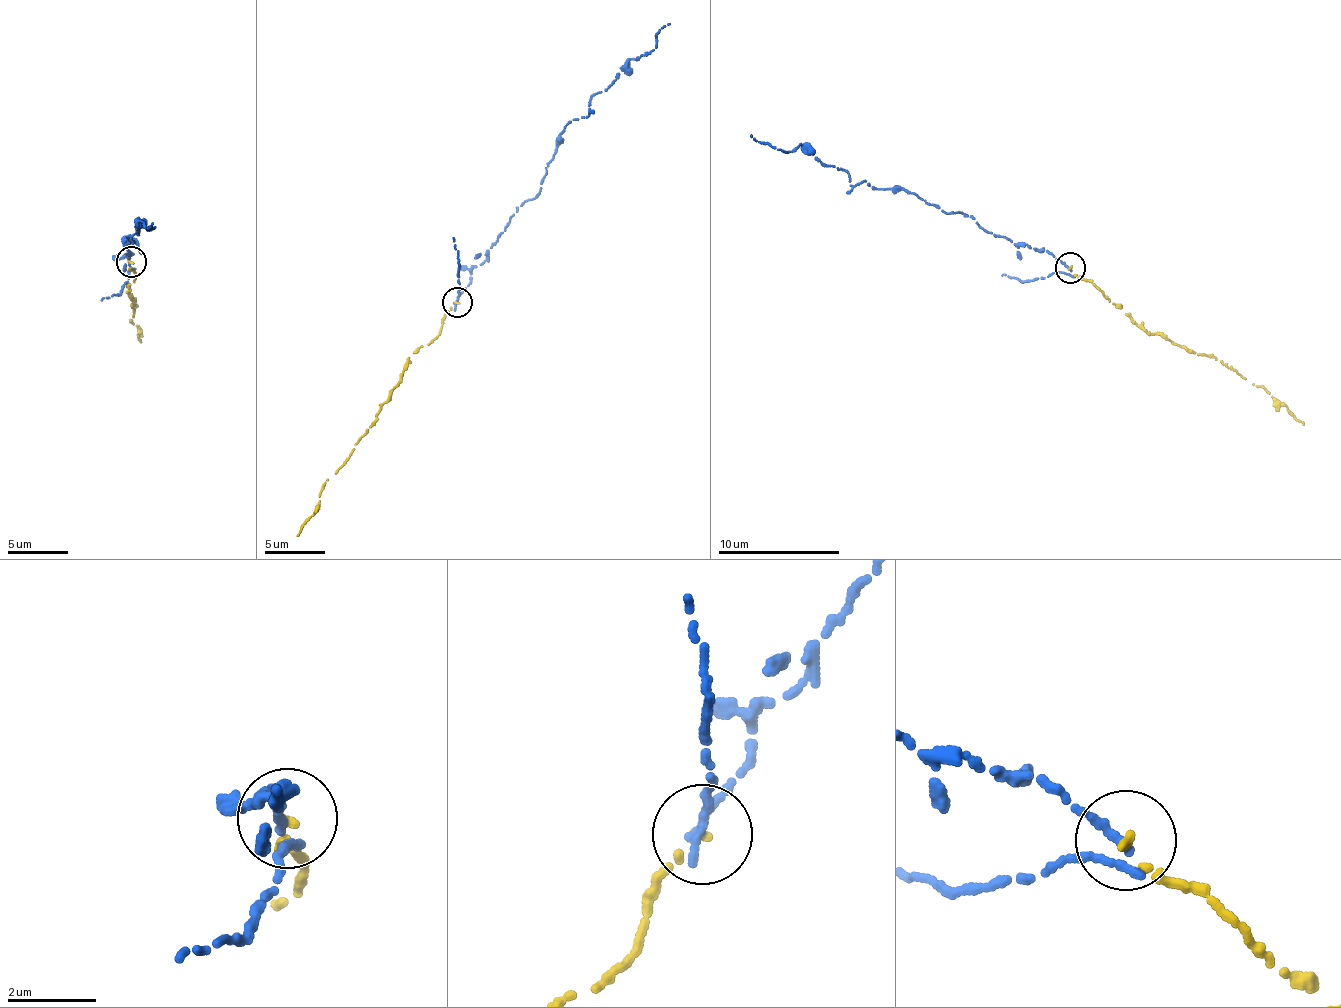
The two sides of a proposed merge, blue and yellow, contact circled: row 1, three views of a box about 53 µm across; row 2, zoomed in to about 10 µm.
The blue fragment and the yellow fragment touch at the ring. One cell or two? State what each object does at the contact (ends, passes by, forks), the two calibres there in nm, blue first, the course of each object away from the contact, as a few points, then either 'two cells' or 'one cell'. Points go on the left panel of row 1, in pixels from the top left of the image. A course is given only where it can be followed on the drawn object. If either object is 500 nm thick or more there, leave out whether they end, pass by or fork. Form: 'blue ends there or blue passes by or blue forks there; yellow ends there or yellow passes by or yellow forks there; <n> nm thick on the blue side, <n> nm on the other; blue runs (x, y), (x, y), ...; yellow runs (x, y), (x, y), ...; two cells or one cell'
blue passes by; yellow ends there; 170 nm thick on the blue side, 190 nm on the other; blue runs (129, 261), (127, 243), (138, 243), (123, 245), (137, 244), (129, 239), (140, 222), (152, 223); yellow runs (131, 260), (135, 281), (127, 293), (135, 297), (130, 322), (141, 327), (140, 343); one cell

